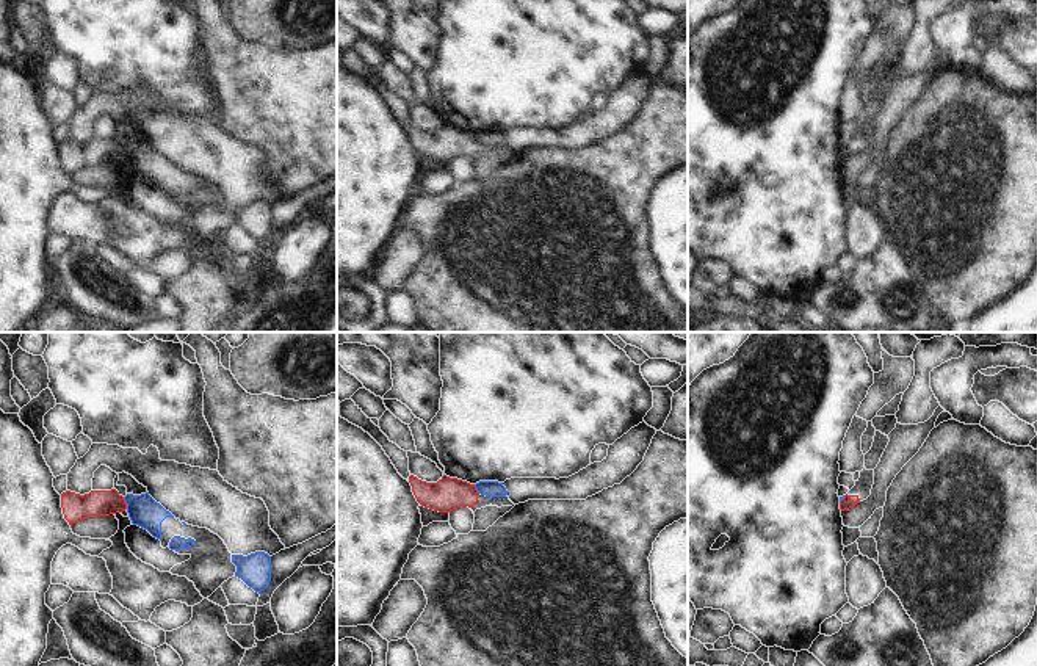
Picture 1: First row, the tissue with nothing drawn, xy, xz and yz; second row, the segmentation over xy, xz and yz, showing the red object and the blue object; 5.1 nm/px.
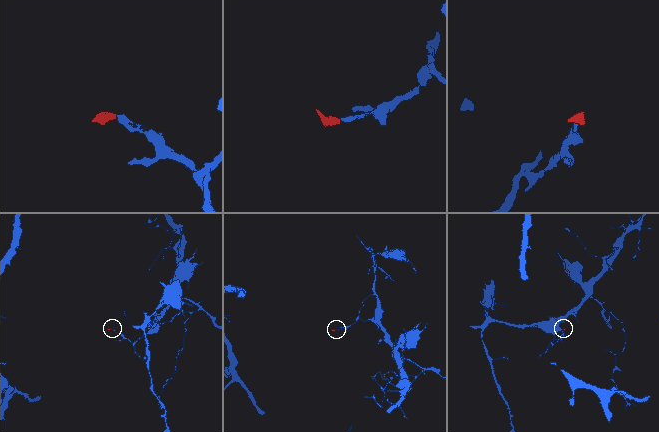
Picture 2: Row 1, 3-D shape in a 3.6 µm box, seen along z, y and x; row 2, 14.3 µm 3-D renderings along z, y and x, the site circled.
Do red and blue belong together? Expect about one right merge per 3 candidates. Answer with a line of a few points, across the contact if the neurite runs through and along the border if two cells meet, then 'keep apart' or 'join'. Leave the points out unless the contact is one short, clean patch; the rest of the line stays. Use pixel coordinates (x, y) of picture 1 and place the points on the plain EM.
line xy (122, 146), (127, 157); keep apart

